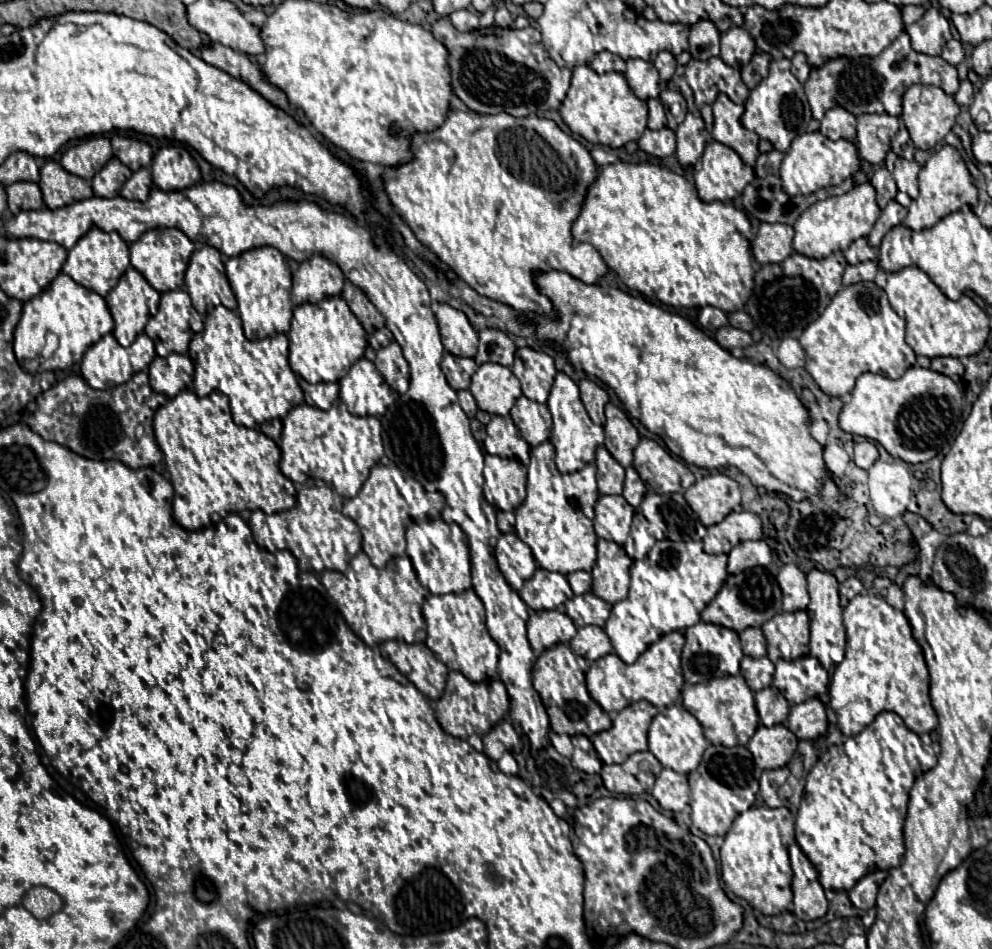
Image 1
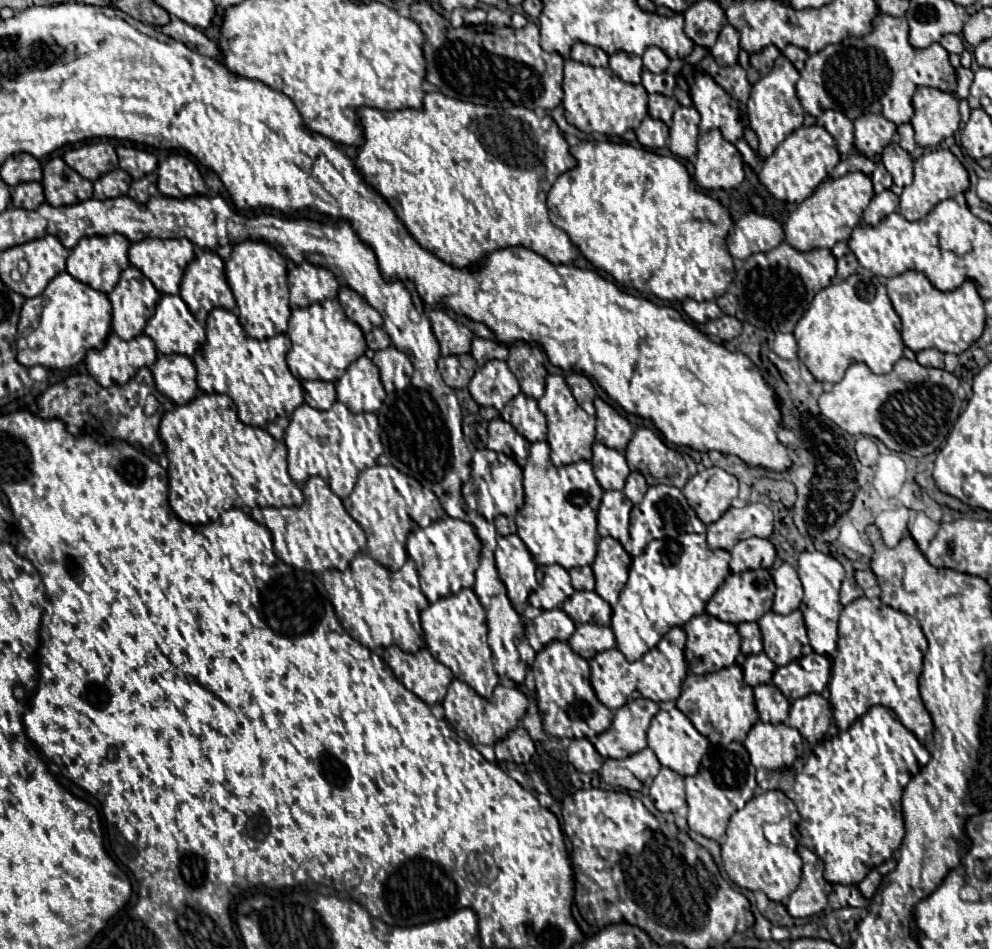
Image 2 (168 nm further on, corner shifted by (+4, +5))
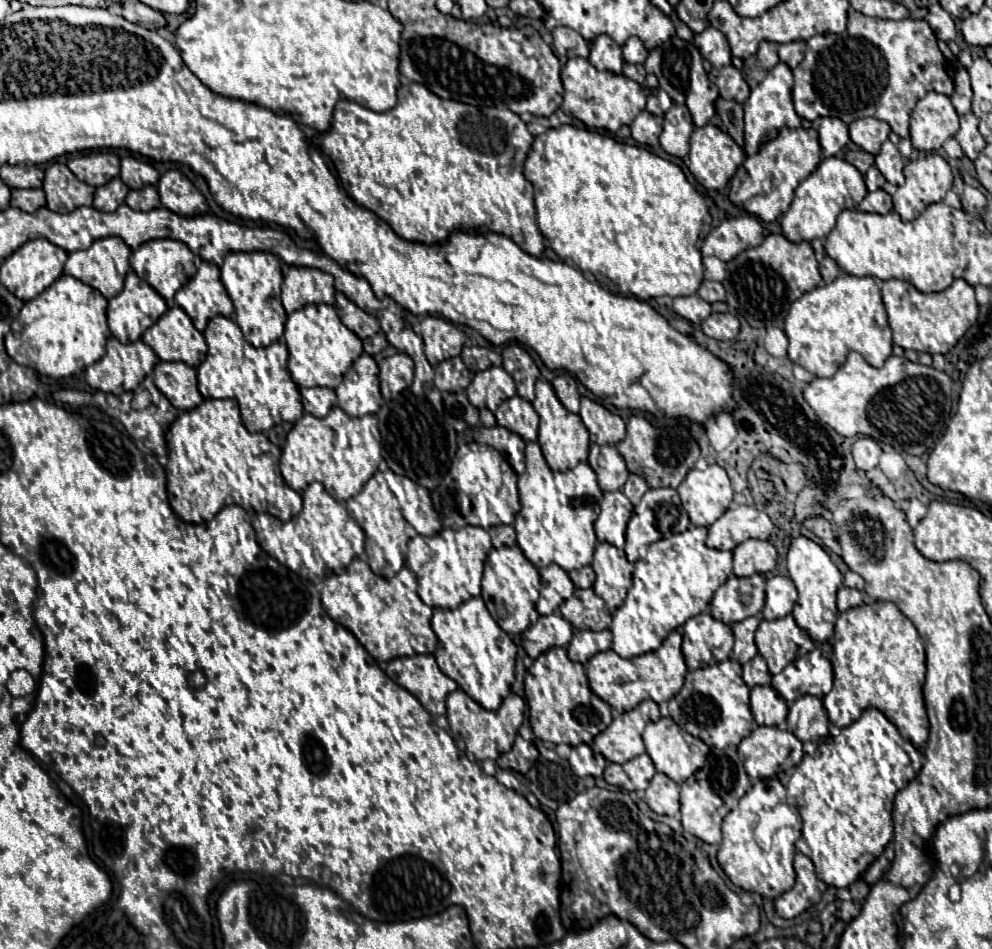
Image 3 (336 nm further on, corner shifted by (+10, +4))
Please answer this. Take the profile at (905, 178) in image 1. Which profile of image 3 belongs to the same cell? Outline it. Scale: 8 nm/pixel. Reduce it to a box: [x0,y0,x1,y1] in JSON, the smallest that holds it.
[876,140,904,186]

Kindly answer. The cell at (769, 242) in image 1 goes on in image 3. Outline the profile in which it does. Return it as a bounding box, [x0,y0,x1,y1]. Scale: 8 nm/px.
[704,214,764,262]

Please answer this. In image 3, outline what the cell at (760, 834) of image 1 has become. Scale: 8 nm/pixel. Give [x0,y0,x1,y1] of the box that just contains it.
[718,780,794,898]

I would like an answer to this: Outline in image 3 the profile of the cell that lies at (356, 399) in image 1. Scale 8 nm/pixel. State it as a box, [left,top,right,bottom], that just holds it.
[336,354,384,416]

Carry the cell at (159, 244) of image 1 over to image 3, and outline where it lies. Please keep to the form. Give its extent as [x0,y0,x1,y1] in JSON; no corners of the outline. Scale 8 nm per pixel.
[130,240,196,306]

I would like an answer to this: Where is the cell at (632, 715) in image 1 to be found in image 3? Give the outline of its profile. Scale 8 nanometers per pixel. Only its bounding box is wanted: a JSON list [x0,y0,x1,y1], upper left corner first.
[592,700,660,764]

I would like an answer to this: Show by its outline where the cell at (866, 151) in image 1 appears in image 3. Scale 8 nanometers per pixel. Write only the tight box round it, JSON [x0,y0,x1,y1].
[850,118,890,154]

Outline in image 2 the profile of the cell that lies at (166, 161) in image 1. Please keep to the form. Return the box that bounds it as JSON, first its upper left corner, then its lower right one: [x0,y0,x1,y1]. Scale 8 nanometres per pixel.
[158,153,208,199]

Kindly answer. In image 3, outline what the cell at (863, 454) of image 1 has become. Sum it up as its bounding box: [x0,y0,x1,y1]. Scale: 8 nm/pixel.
[852,436,882,470]

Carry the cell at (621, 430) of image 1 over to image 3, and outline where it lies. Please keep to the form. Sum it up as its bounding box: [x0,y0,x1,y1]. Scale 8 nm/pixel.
[580,398,626,446]

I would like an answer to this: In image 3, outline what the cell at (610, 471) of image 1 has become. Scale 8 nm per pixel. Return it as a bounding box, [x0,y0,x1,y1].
[588,446,628,492]

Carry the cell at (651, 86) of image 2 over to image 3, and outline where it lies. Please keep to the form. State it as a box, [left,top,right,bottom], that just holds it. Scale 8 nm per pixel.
[624,64,646,86]

